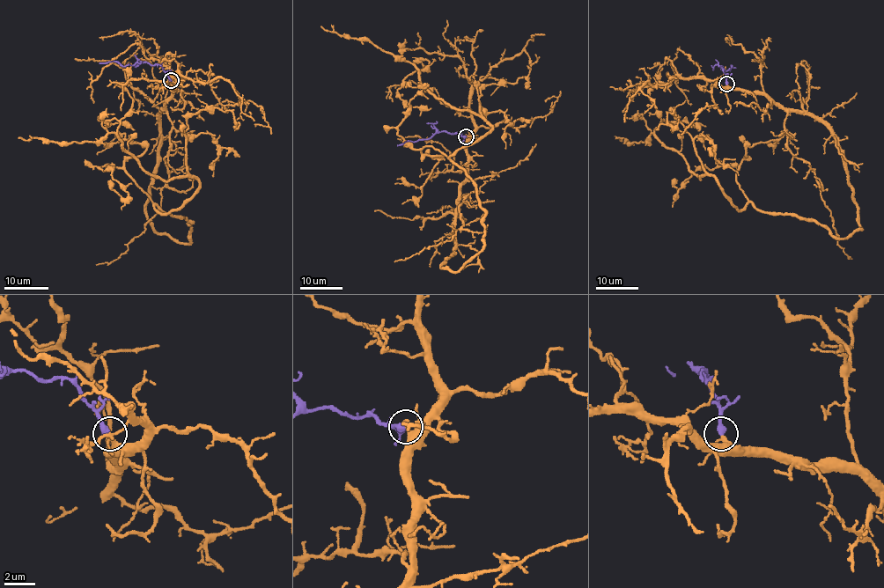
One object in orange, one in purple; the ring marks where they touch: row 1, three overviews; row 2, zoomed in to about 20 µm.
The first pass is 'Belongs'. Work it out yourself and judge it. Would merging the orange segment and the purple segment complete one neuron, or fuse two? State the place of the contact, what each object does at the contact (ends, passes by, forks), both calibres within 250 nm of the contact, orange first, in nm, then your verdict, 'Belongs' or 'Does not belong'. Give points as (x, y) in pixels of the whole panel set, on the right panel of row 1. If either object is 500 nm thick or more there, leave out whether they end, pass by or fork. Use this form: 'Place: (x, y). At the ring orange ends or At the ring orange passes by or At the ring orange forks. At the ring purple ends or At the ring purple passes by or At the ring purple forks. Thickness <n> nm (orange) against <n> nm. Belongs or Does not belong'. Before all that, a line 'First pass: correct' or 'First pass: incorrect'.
First pass: correct
Place: (726, 84). At the ring orange passes by. At the ring purple ends. Thickness 240 nm (orange) against 400 nm. Belongs

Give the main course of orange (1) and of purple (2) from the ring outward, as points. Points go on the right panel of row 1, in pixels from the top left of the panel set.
1: (726, 84), (829, 130), (861, 229), (837, 238), (796, 214), (739, 210), (653, 133), (616, 138)
2: (726, 84), (722, 67), (728, 69), (732, 66), (735, 68)

